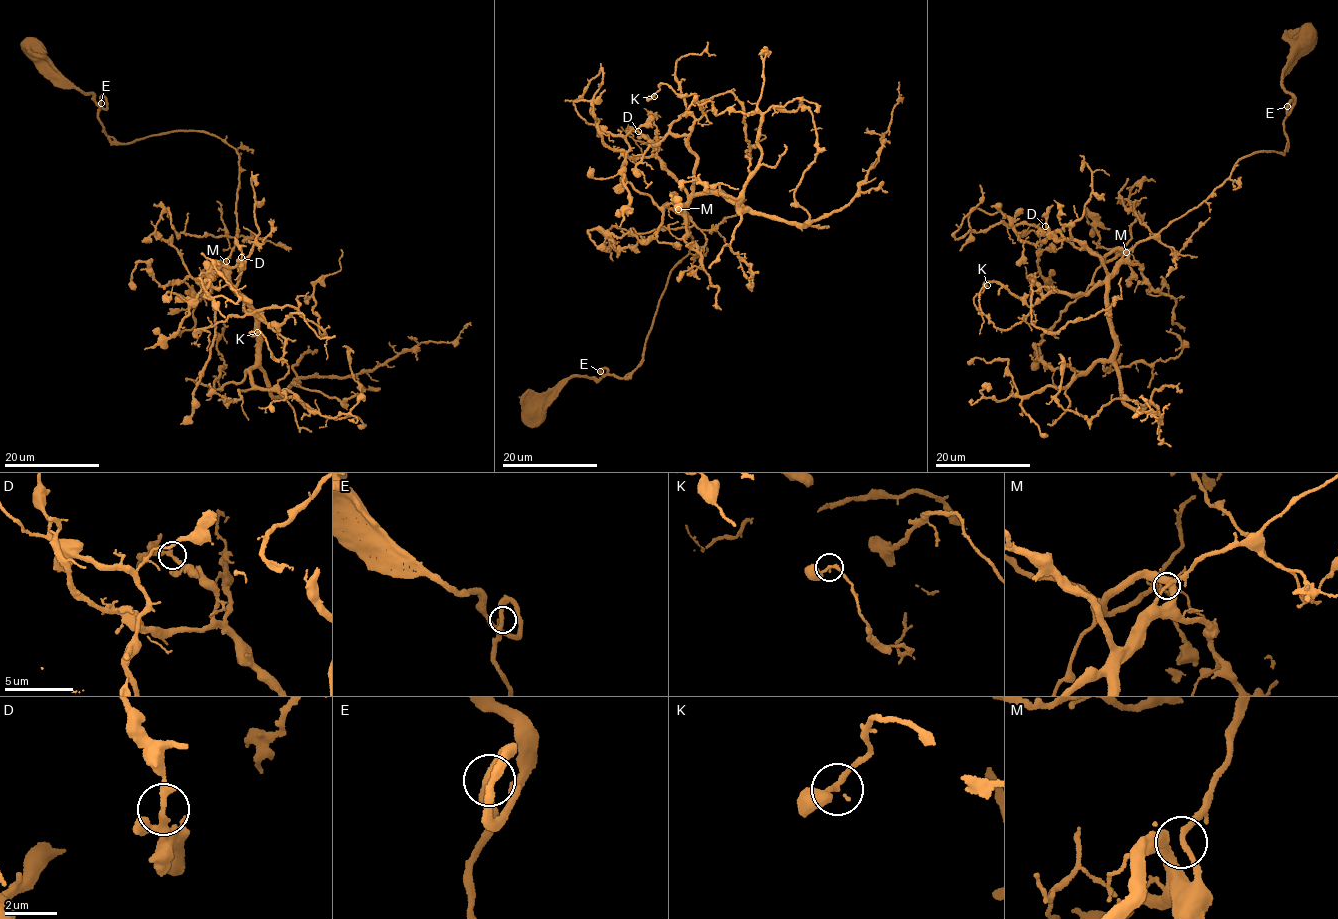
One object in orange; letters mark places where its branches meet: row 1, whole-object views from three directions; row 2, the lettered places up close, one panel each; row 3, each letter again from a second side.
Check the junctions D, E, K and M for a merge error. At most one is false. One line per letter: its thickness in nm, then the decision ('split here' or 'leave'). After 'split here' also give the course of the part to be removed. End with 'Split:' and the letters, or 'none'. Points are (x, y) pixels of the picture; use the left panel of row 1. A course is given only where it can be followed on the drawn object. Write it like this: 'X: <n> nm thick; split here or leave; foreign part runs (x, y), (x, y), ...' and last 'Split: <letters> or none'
D: 240 nm thick; leave
E: 280 nm thick; leave
K: 240 nm thick; leave
M: 200 nm thick; leave
Split: none

